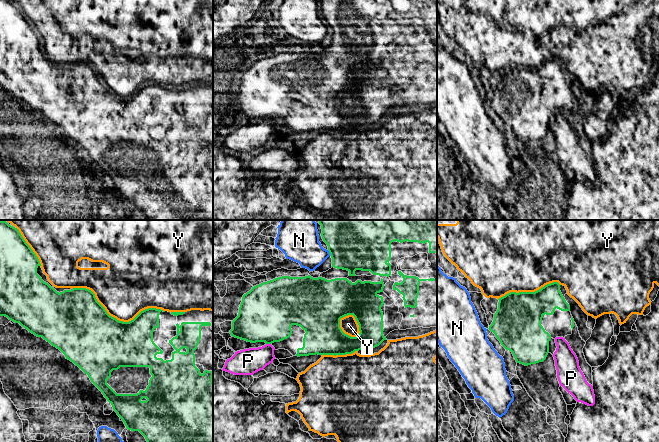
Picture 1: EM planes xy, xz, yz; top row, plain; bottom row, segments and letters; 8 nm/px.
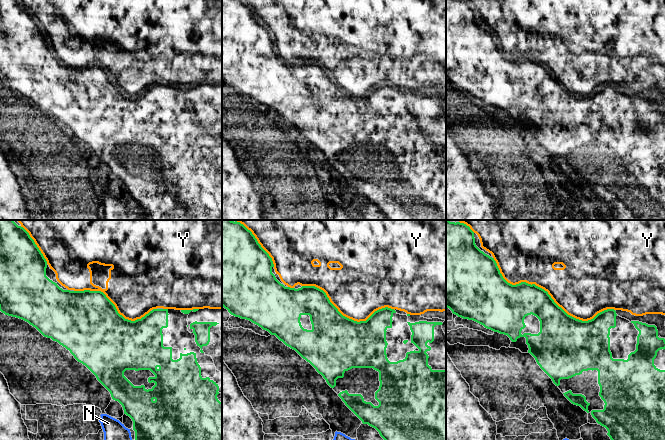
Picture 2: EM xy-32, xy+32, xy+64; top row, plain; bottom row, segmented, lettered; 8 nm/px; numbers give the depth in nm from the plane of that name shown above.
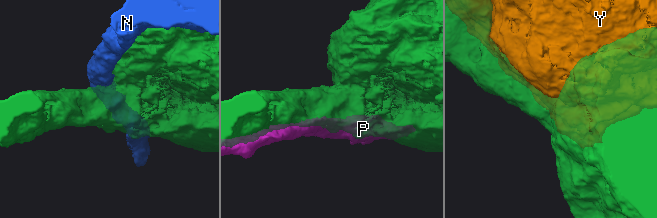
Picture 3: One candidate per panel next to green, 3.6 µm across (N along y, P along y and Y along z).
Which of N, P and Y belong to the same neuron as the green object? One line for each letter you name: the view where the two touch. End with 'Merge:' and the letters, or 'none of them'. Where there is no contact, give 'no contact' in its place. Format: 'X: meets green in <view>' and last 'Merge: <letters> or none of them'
Merge: none of them

